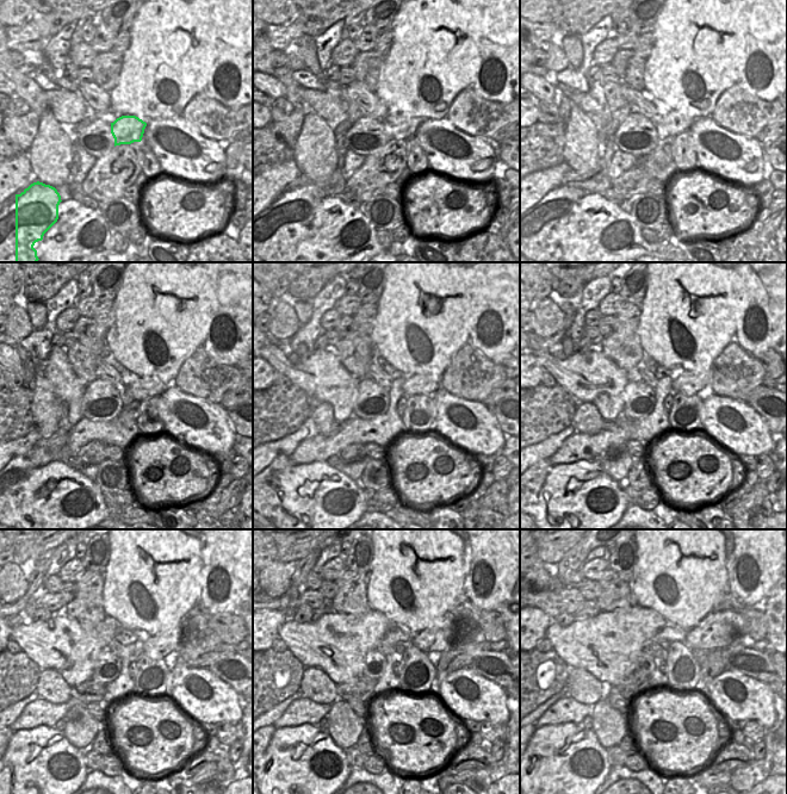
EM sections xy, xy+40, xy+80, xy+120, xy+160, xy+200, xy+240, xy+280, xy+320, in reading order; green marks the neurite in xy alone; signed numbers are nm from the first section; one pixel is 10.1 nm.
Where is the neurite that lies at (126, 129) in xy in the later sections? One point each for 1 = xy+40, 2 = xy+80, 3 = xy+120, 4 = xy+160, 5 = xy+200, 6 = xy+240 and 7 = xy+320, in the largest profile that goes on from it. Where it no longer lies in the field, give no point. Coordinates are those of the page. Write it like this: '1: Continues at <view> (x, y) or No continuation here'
1: Continues at xy+40 (400, 126)
2: Continues at xy+80 (674, 123)
3: Continues at xy+120 (142, 389)
4: Continues at xy+160 (419, 384)
5: Continues at xy+200 (689, 383)
6: Continues at xy+240 (157, 646)
7: Continues at xy+320 (726, 624).

